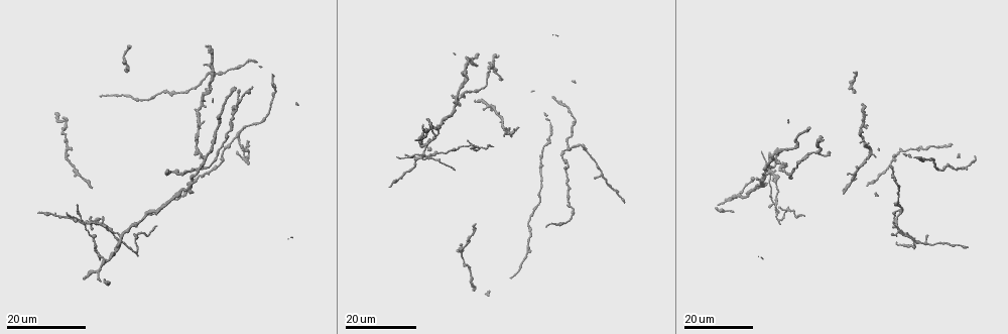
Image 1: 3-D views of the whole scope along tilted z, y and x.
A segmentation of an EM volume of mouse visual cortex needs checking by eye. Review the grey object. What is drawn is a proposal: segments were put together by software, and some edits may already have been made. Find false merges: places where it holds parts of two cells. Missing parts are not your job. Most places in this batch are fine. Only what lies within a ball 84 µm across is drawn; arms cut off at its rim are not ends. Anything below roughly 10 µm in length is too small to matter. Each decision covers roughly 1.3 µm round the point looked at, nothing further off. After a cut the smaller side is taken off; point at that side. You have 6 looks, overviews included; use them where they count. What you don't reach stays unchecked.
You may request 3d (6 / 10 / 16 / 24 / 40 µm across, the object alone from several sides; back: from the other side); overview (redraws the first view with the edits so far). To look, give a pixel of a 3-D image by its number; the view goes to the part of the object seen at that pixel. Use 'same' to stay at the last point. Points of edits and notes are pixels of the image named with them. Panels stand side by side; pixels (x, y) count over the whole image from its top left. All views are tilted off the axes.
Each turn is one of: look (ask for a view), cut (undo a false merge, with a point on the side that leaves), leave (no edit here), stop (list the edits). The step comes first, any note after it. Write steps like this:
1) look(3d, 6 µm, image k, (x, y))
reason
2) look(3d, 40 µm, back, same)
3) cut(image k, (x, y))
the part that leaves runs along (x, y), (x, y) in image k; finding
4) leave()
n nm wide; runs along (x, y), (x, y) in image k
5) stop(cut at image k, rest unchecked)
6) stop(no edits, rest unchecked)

look(3d, 16 µm, image 1, (88, 223))
looks like a crossing

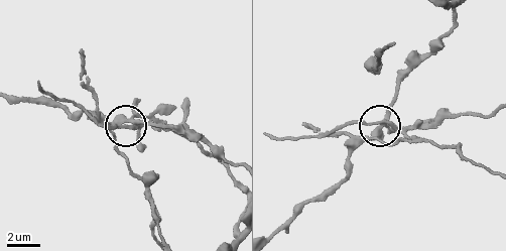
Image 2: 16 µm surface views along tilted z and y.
look(3d, 10 µm, image 2, (130, 120))

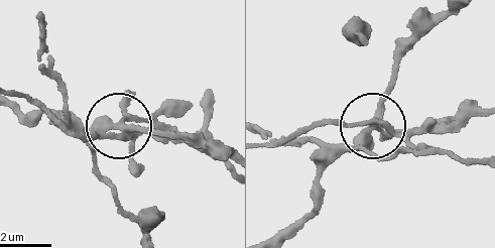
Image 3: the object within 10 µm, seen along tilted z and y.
cut(image 3, (99, 130))
the part that leaves runs along (381, 108), (393, 127), (407, 132), (477, 117) in image 3; two cells meet here

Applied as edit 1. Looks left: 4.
look(3d, 24 µm, image 1, (502, 79))
sudden change in width

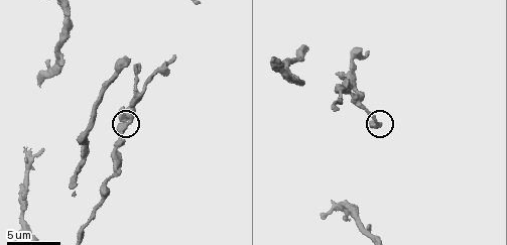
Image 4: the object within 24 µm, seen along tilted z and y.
look(3d, 6 µm, image 4, (378, 124))

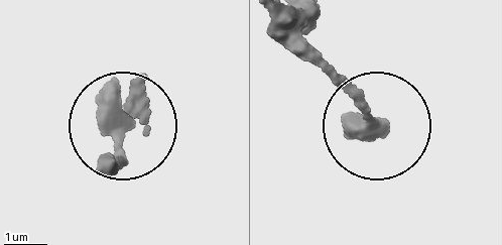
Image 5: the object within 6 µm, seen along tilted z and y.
leave()
all the same cell

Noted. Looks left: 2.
look(3d, 24 µm, image 1, (900, 212))
a fork

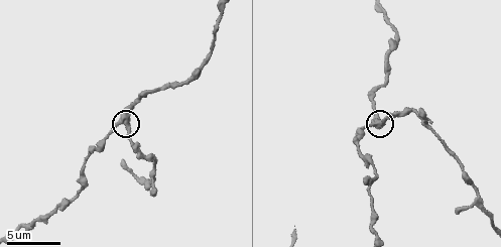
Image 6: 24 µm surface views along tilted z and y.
look(3d, 10 µm, image 6, (125, 120))

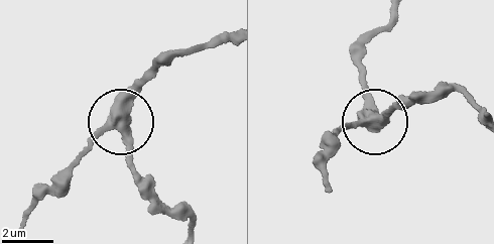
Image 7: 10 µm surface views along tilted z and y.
leave()
3 arms; continuous, no second cell

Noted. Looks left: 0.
stop(cut at image 3, rest unchecked)

